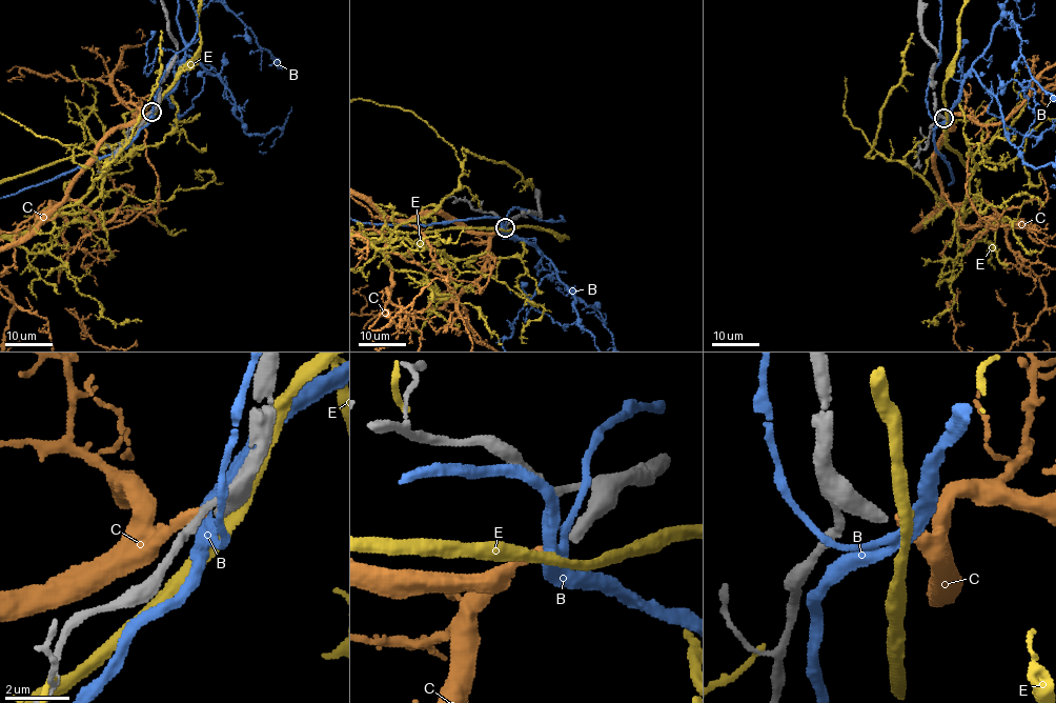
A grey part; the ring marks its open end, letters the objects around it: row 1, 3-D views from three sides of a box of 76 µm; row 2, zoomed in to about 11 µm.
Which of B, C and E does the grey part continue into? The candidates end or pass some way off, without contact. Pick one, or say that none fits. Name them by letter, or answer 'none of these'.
C

